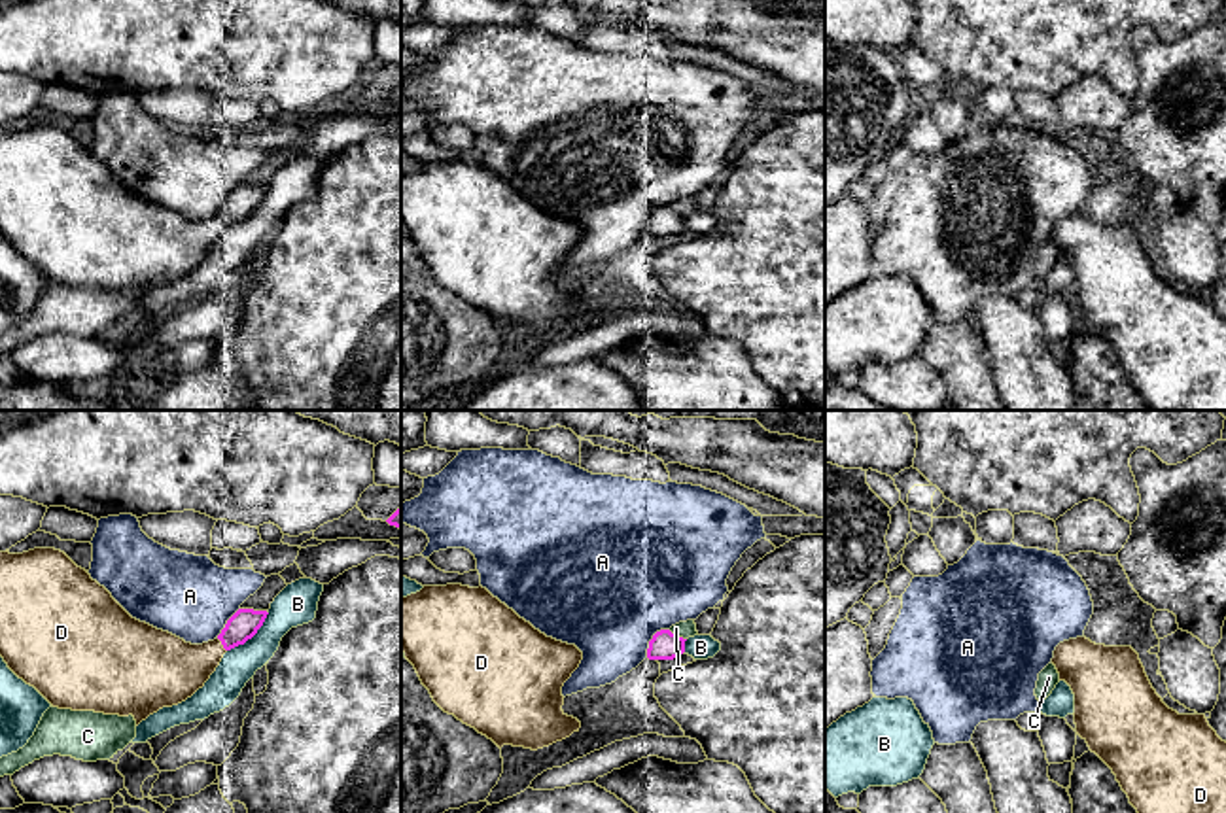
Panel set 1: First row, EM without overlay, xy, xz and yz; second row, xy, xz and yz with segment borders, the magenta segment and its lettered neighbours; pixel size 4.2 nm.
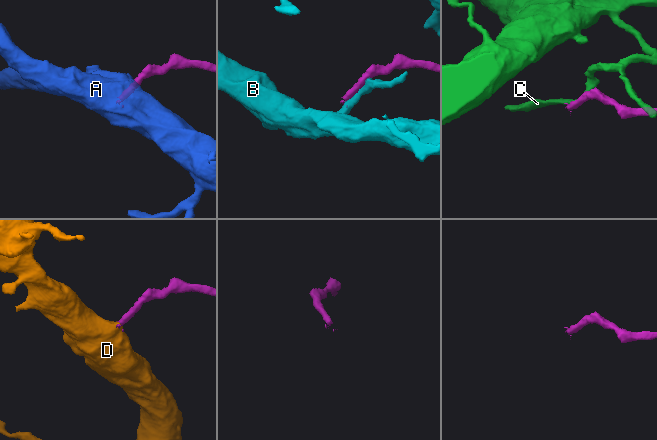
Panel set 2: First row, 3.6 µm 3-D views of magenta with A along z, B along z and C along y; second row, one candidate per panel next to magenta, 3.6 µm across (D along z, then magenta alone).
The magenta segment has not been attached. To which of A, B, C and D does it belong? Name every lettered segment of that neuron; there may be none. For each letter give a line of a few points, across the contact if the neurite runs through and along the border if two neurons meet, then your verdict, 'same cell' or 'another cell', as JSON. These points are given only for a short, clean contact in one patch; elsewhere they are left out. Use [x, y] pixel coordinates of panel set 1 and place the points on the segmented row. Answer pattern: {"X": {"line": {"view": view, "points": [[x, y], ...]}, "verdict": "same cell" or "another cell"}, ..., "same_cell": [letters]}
{"A": {"verdict": "another cell"}, "B": {"verdict": "another cell"}, "C": {"verdict": "another cell"}, "D": {"verdict": "same cell"}, "same_cell": ["D"]}

